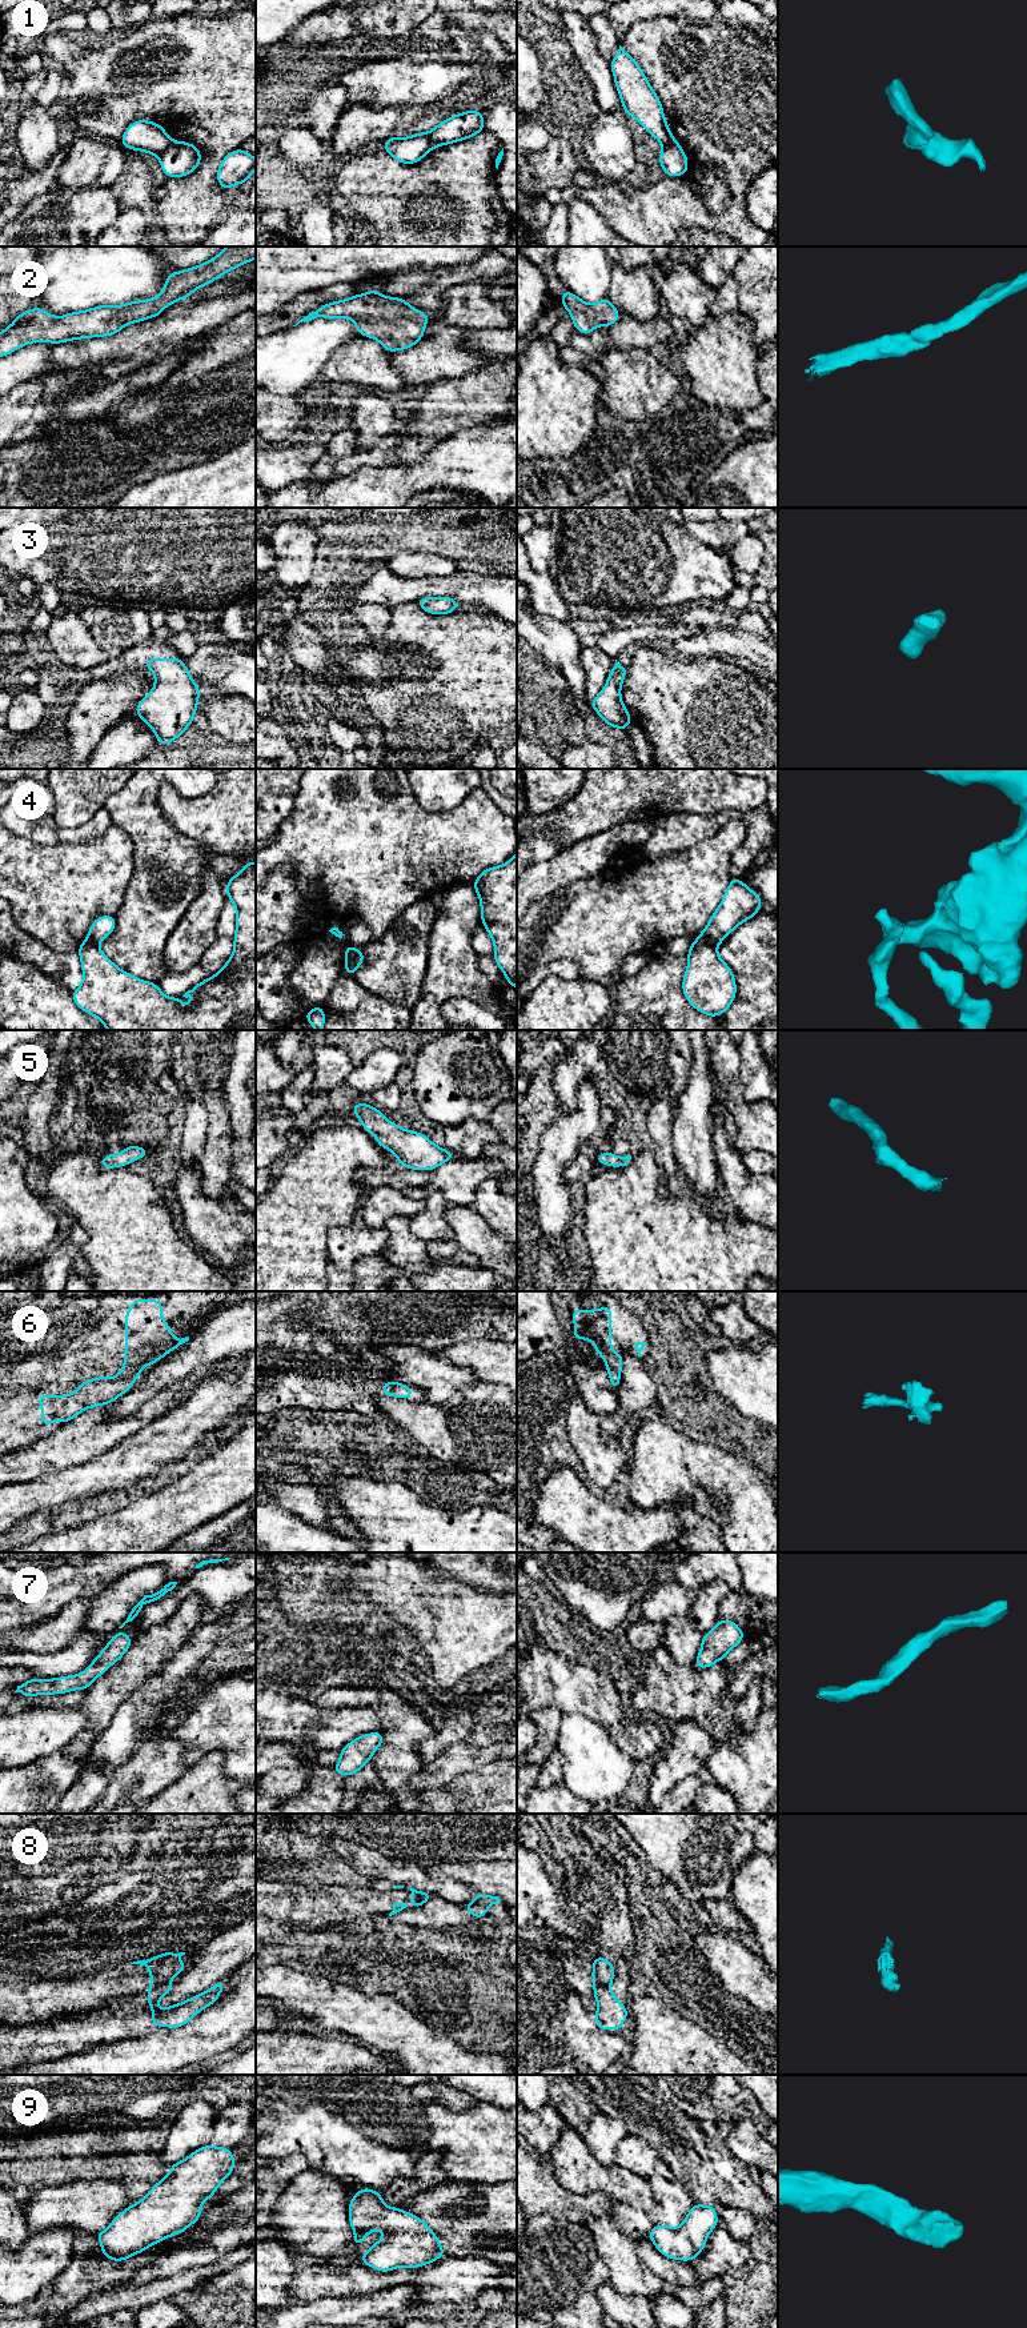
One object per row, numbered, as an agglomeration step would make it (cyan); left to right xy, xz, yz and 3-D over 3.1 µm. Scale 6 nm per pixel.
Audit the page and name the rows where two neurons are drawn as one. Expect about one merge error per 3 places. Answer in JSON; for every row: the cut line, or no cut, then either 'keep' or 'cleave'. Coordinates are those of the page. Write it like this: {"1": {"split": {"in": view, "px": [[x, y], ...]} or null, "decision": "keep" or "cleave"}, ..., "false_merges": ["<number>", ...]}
{"1": {"split": null, "decision": "keep"}, "2": {"split": null, "decision": "keep"}, "3": {"split": null, "decision": "keep"}, "4": {"split": {"in": "yz", "px": [[697, 937], [706, 938], [717, 945]]}, "decision": "cleave"}, "5": {"split": null, "decision": "keep"}, "6": {"split": null, "decision": "keep"}, "7": {"split": null, "decision": "keep"}, "8": {"split": {"in": "xy", "px": [[168, 1980], [151, 1988]]}, "decision": "cleave"}, "9": {"split": null, "decision": "keep"}, "false_merges": ["4", "8"]}

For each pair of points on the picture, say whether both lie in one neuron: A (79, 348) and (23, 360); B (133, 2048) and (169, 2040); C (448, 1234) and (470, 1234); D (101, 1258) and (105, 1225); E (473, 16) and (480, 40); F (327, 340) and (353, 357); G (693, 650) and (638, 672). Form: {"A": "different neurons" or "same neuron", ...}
{"A": "different neurons", "B": "same neuron", "C": "different neurons", "D": "same neuron", "E": "different neurons", "F": "different neurons", "G": "different neurons"}

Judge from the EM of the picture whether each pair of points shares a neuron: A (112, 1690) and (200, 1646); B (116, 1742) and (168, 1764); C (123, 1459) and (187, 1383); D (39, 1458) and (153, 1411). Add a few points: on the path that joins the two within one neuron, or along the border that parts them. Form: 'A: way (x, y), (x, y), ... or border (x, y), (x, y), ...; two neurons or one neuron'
A: border (171, 1659), (161, 1670); two neurons
B: border (153, 1737), (123, 1764), (112, 1770); two neurons
C: border (184, 1398), (132, 1434); two neurons
D: way (67, 1441), (73, 1437), (104, 1437), (125, 1427); one neuron

